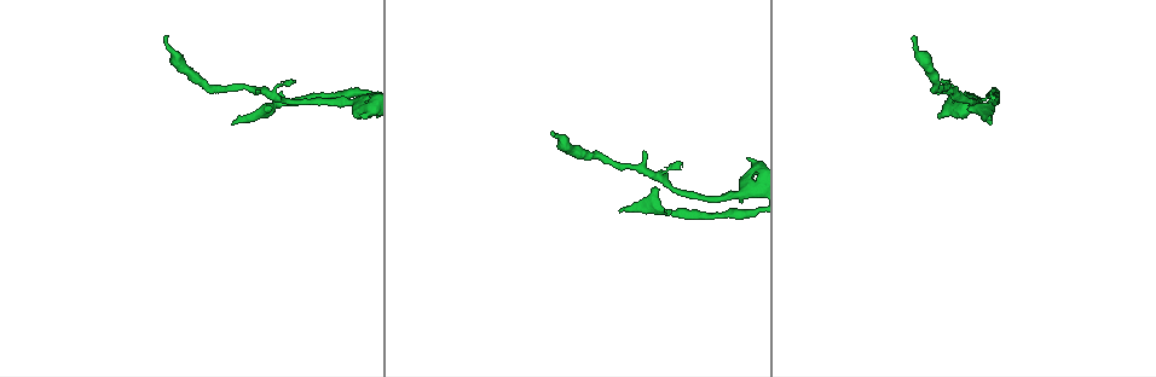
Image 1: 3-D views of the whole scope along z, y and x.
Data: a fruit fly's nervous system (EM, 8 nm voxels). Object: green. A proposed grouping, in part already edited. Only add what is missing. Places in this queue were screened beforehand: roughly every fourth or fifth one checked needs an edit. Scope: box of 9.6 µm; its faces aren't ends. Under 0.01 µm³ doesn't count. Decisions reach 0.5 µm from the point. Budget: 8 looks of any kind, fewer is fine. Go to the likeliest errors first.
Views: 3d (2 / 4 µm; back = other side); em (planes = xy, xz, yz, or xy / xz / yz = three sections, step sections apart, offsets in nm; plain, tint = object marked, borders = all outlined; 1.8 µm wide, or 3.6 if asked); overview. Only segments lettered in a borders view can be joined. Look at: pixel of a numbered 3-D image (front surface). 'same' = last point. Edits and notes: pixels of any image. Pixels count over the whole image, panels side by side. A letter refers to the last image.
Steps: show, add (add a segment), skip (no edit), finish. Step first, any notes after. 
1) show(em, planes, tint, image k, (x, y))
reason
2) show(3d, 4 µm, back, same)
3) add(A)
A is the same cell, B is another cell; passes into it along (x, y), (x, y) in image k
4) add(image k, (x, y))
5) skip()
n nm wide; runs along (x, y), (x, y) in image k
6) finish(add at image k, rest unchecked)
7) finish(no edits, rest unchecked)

show(em, planes, tint, image 1, (991, 122))

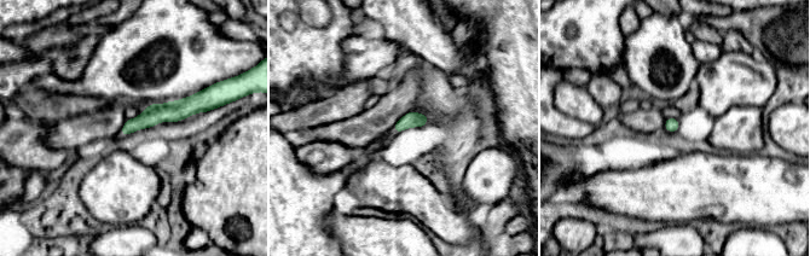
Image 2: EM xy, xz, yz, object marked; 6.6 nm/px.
show(em, planes, borders, same)

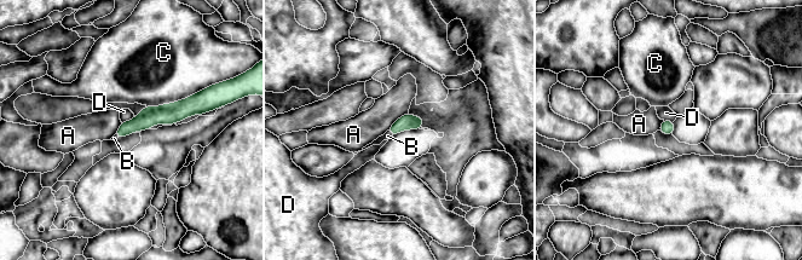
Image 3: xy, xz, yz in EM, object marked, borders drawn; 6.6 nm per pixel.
add(B)
B is the same cell, A, C and D are other cells; passes into it along (407, 122), (390, 132), (387, 136) in image 3; it goes on there

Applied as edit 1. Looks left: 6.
show(em, planes, borders, image 1, (164, 35))
free end

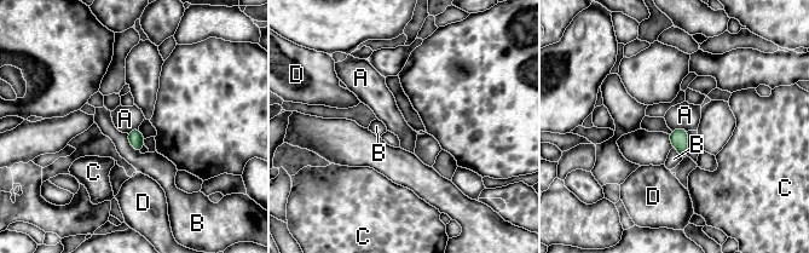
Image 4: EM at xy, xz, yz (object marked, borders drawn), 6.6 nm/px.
skip()
A, B, C and D are other cells; border along (687, 130), (674, 128), (671, 131) in image 4; no lettered segment goes on from it

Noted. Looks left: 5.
show(3d, 4 µm, image 1, (938, 119))
branch stops here

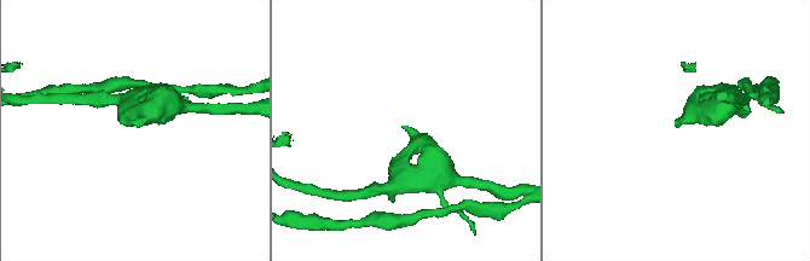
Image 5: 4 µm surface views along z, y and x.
show(em, planes, borders, image 5, (132, 123))

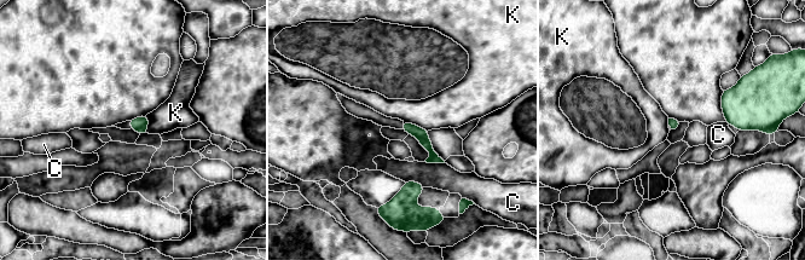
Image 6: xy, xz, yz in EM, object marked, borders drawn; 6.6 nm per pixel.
skip()
K touches over 170 nm; C and K are other cells; runs along (405, 125), (424, 140), (438, 160) in image 6; none of them fits

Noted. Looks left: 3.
finish(add at image 3, rest unchecked)

